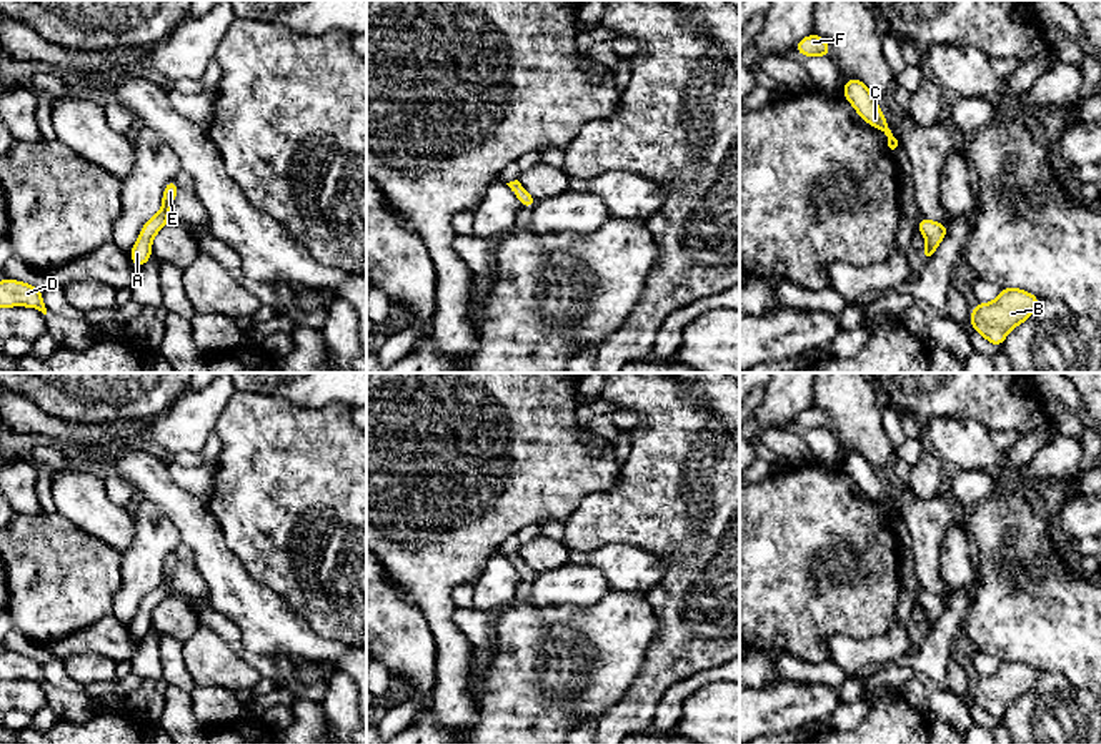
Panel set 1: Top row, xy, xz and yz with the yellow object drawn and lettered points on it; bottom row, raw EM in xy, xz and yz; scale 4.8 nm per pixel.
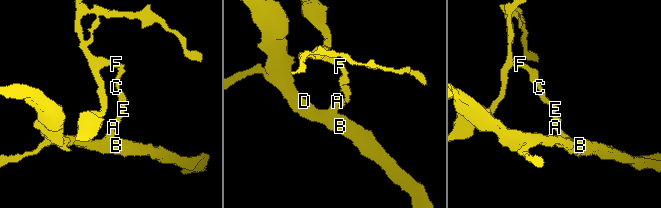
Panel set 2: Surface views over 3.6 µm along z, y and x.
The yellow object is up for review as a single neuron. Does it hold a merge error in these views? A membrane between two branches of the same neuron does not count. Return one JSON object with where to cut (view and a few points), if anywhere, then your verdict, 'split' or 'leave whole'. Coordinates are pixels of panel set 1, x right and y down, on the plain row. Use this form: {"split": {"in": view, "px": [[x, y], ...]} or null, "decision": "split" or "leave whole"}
{"split": {"in": "yz", "px": [[926, 608], [938, 616]]}, "decision": "split"}

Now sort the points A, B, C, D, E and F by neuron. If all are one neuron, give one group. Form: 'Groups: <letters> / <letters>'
Groups: A B D / C E F

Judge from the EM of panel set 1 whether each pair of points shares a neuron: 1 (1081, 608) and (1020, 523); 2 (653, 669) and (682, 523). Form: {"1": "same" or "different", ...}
{"1": "same", "2": "same"}

